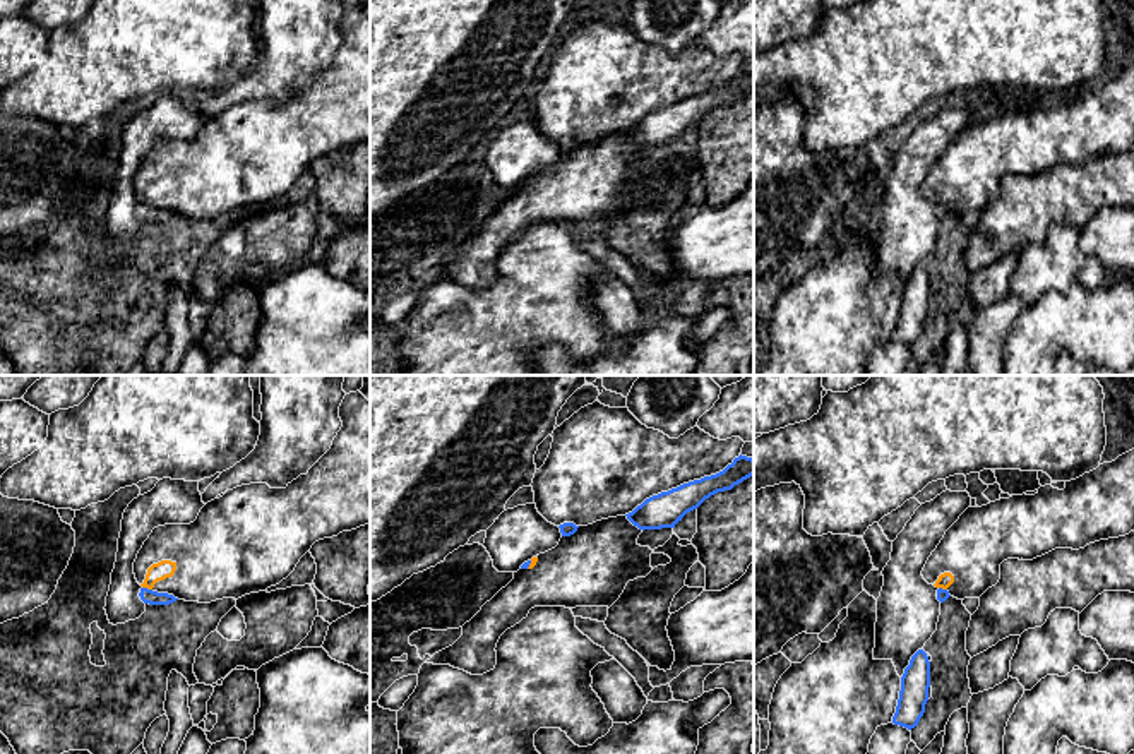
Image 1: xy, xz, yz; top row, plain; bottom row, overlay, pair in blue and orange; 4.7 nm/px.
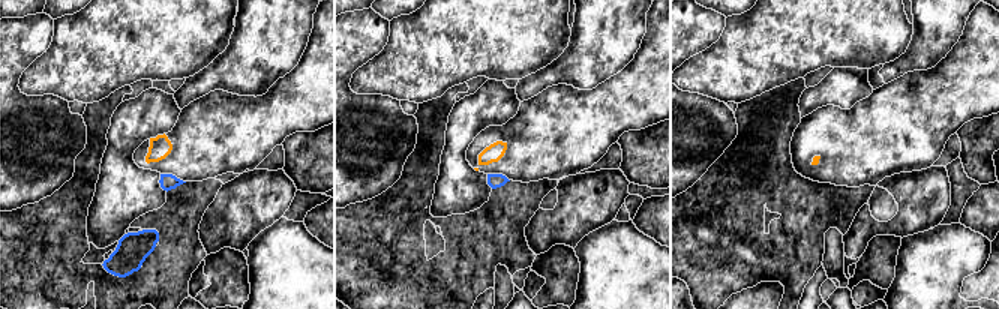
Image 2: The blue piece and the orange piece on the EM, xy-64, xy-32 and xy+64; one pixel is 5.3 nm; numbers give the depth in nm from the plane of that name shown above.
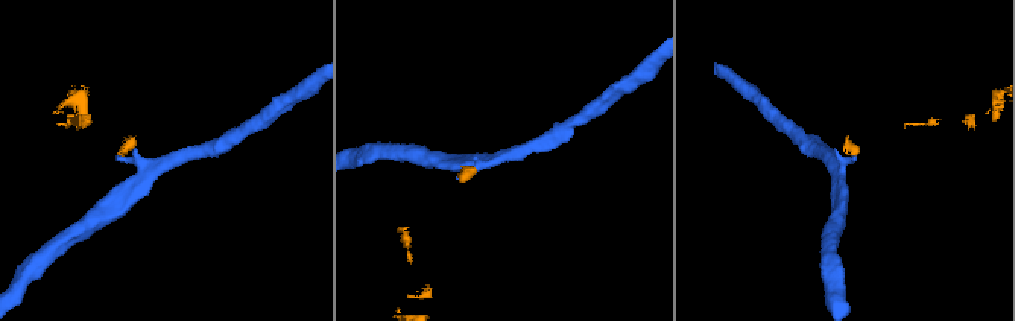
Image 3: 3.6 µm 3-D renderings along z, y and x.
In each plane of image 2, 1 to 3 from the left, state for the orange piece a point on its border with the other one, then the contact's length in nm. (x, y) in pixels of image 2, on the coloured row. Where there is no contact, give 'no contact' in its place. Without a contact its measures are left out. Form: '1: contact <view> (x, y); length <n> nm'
1: no contact
2: no contact
3: no contact

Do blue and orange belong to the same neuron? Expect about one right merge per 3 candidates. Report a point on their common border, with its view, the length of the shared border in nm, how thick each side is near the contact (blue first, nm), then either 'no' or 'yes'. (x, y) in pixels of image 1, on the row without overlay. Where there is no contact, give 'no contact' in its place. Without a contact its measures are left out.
contact xy (146, 204); length 50 nm; calibres 70 and 90 nm; no

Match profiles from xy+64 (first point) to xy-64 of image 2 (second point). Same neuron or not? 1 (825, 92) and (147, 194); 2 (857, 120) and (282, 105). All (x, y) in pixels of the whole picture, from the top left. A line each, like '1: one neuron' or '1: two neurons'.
1: one neuron
2: one neuron

